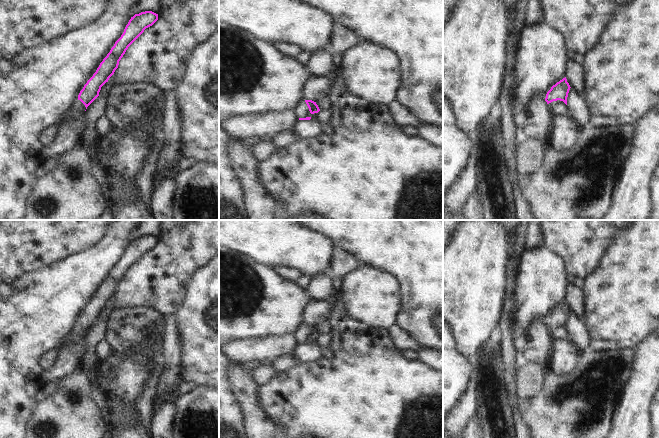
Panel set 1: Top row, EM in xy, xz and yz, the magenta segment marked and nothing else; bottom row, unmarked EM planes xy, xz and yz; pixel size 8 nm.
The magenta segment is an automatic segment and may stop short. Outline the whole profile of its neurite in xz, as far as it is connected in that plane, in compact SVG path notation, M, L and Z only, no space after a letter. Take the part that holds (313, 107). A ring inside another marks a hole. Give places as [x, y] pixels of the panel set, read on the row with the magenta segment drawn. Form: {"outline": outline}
{"outline": "M303 100L300 102L295 111L299 120L310 120L311 118L316 117L320 109L316 102L312 100Z"}

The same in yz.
{"outline": "M566 77L557 82L547 92L545 101L549 106L549 110L553 116L557 114L568 114L567 97L570 90L570 85Z"}

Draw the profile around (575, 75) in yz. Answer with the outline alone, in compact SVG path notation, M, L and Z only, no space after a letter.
M574 60L567 63L566 79L570 87L580 96L585 95L585 71L583 66Z

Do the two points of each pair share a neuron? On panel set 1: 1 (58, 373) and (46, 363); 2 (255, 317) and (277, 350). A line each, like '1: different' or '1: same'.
1: different
2: different

